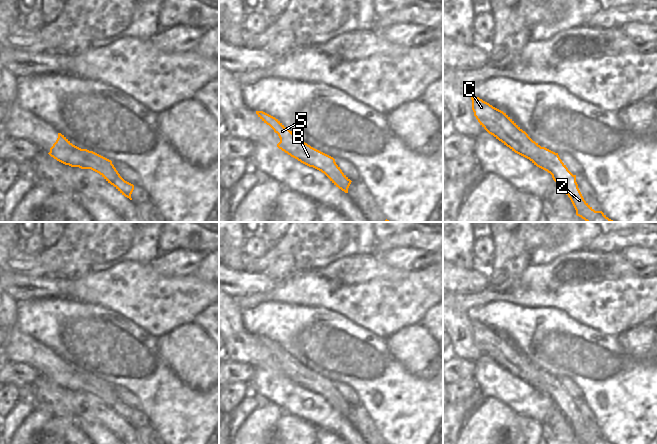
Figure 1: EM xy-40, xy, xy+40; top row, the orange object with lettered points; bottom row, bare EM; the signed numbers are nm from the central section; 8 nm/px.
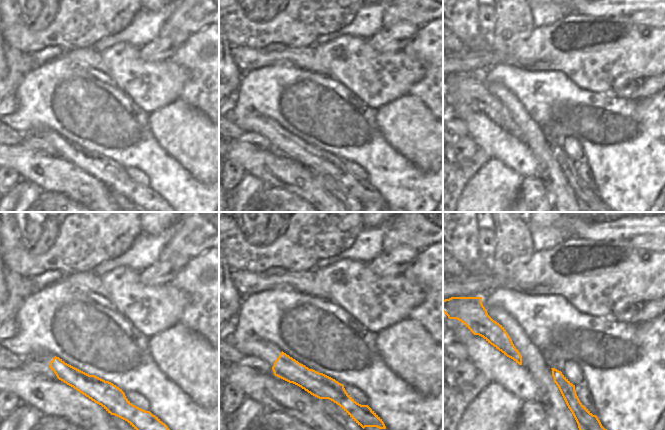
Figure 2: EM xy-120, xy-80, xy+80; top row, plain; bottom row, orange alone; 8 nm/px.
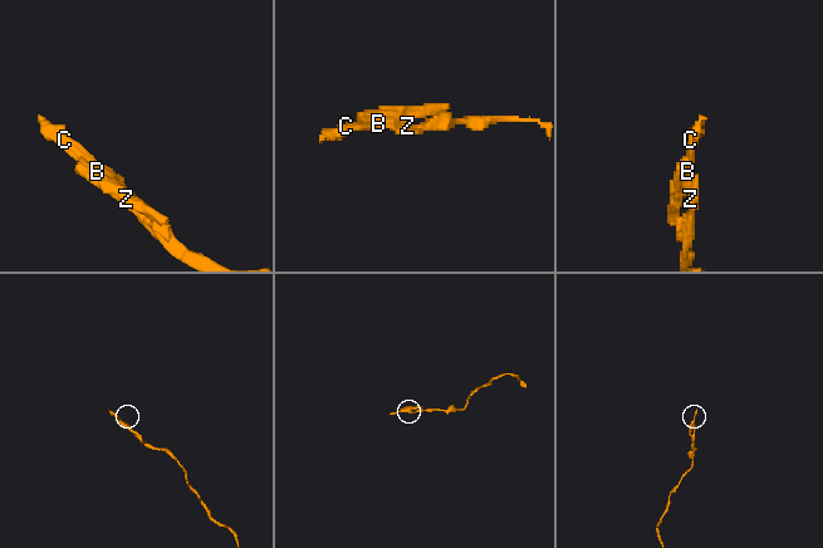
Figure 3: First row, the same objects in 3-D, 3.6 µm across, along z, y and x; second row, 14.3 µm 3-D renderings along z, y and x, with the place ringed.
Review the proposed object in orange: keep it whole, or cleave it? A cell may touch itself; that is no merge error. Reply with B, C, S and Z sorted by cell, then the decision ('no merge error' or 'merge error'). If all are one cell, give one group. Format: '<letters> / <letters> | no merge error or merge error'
B C S / Z | merge error

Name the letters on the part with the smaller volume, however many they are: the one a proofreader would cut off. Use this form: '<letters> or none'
B, C, S

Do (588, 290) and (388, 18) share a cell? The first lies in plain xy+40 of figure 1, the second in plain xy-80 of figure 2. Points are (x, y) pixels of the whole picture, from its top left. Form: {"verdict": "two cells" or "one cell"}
{"verdict": "two cells"}

